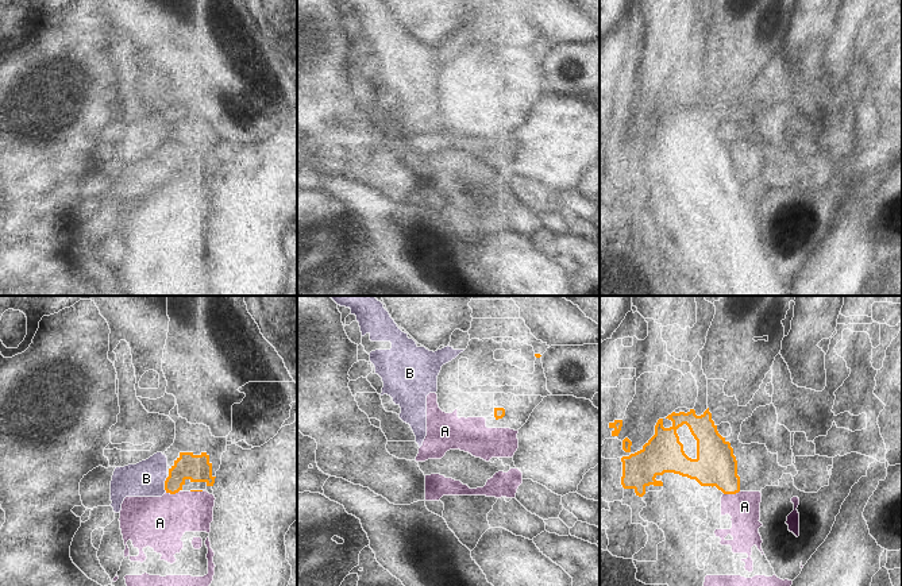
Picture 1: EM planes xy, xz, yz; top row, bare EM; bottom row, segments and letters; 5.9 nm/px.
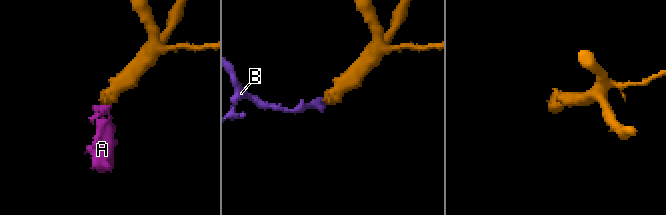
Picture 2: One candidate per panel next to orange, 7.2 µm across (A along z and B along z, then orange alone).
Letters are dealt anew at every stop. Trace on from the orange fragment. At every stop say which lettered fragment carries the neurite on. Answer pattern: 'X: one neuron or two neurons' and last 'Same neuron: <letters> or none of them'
A: one neuron
B: two neurons
Same neuron: A

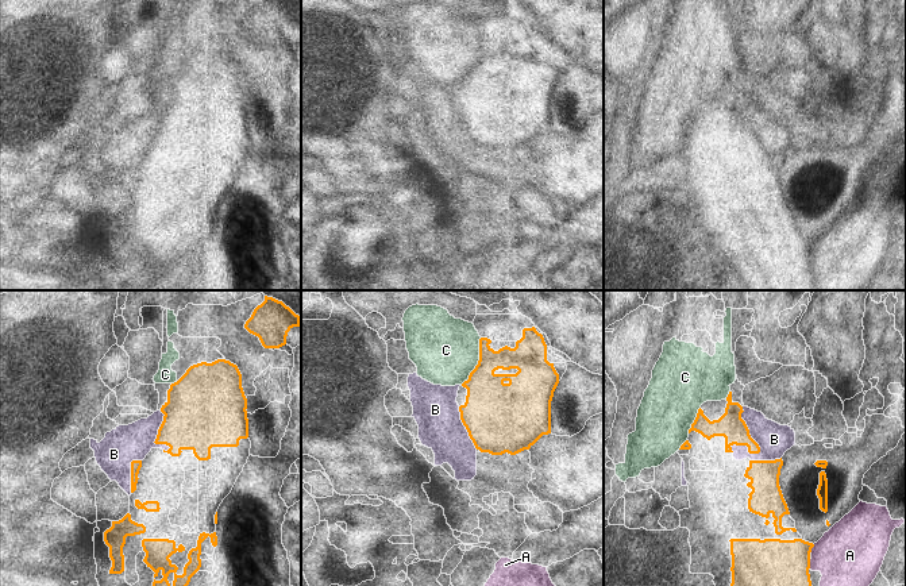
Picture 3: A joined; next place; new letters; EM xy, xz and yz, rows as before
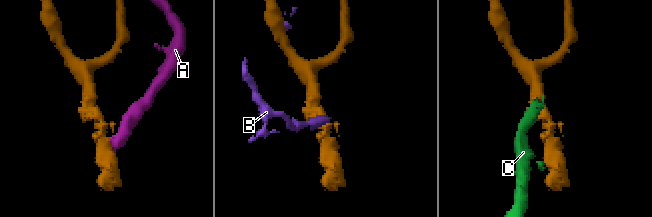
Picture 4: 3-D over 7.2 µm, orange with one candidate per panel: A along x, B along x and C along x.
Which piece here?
A: two neurons
B: two neurons
C: two neurons
Same neuron: none of them

